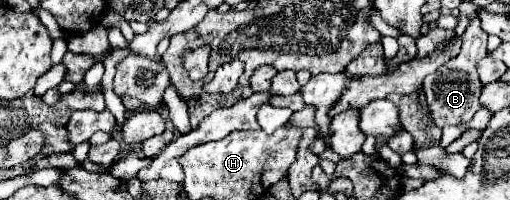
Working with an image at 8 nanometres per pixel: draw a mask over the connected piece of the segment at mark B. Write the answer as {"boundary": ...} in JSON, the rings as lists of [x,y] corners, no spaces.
{"boundary":[[[472,49],[462,51],[458,57],[450,59],[448,63],[444,63],[442,67],[436,69],[436,73],[428,75],[424,79],[424,95],[426,95],[426,105],[430,107],[432,119],[436,123],[436,127],[444,129],[448,125],[460,125],[472,119],[472,115],[480,109],[480,91],[482,91],[482,83],[478,79],[476,73],[476,55]]]}

